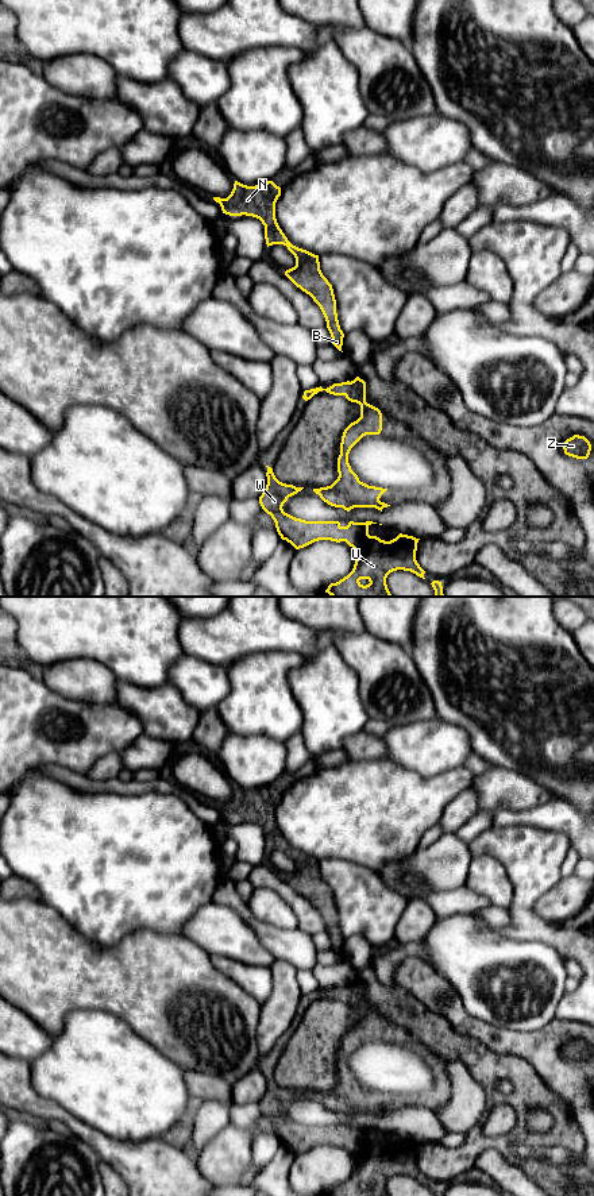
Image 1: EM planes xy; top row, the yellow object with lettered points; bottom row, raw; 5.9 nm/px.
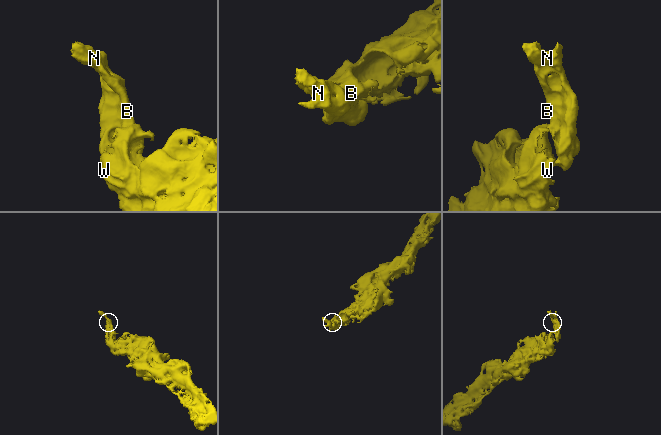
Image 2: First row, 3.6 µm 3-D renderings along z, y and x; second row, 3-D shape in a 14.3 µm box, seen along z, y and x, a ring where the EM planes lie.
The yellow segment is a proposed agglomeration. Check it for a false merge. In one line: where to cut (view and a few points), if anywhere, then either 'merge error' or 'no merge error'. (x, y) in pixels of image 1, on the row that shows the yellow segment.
no cut | no merge error

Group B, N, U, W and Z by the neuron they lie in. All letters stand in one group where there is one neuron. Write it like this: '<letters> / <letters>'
B N U W Z

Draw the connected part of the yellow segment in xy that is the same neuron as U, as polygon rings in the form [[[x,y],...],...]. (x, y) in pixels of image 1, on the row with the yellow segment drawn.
[[[267,467],[267,485],[259,504],[271,516],[282,540],[296,549],[319,540],[346,541],[356,552],[352,571],[336,583],[331,583],[325,593],[331,597],[393,597],[386,578],[397,570],[410,571],[424,578],[425,571],[416,560],[420,539],[400,533],[390,541],[369,535],[373,521],[354,522],[342,526],[339,521],[305,521],[284,512],[282,506],[289,497],[304,487],[279,482],[273,468]]]

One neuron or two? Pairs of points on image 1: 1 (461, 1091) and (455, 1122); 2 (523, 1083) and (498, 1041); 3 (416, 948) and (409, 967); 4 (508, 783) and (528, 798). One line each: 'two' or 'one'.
1: one
2: two
3: two
4: one

